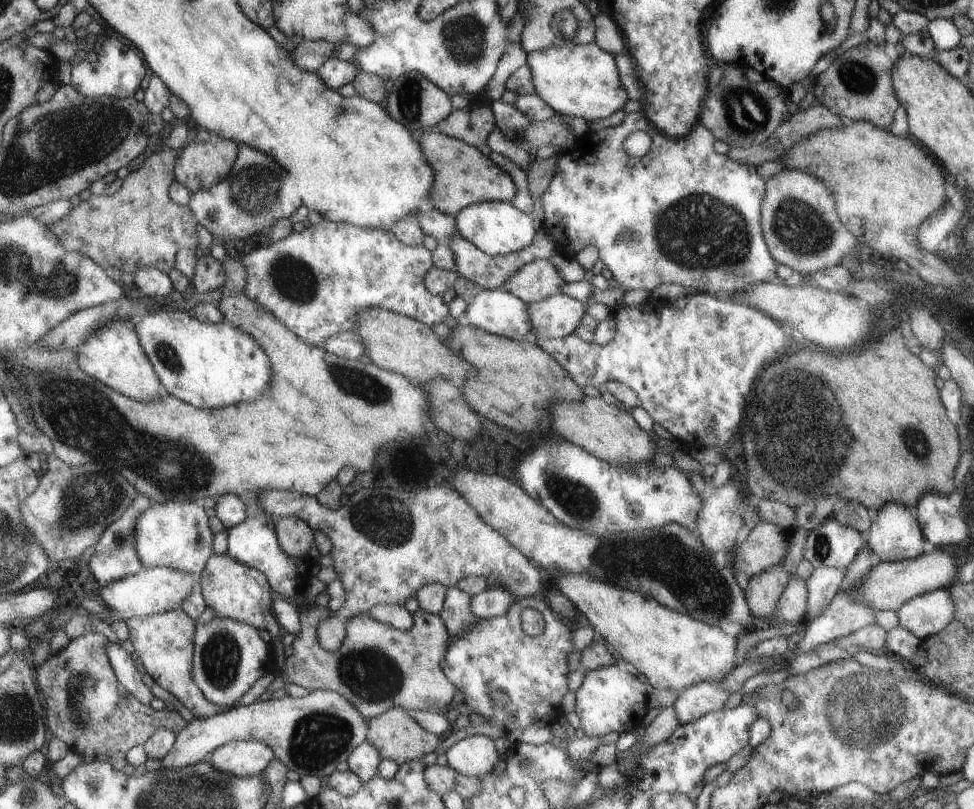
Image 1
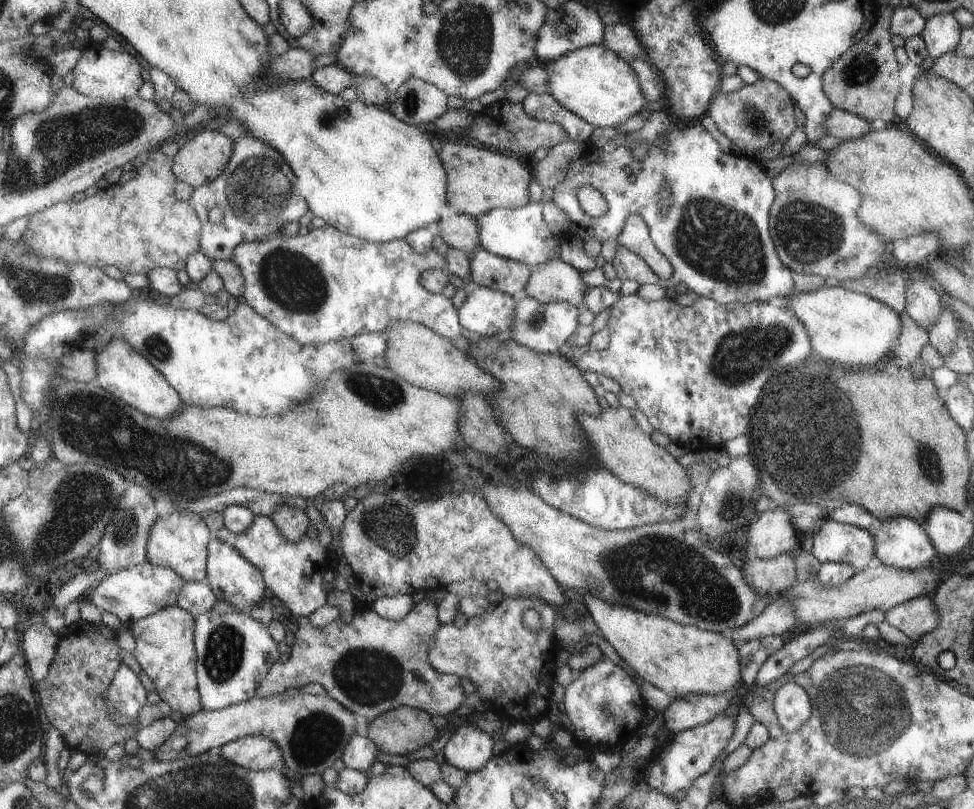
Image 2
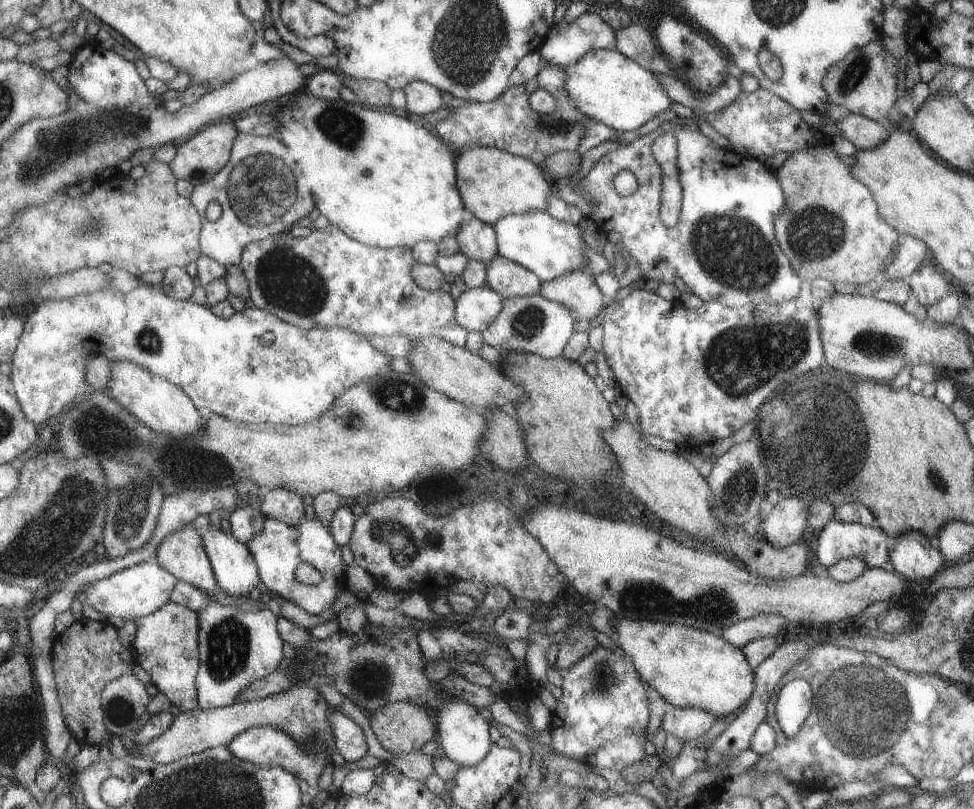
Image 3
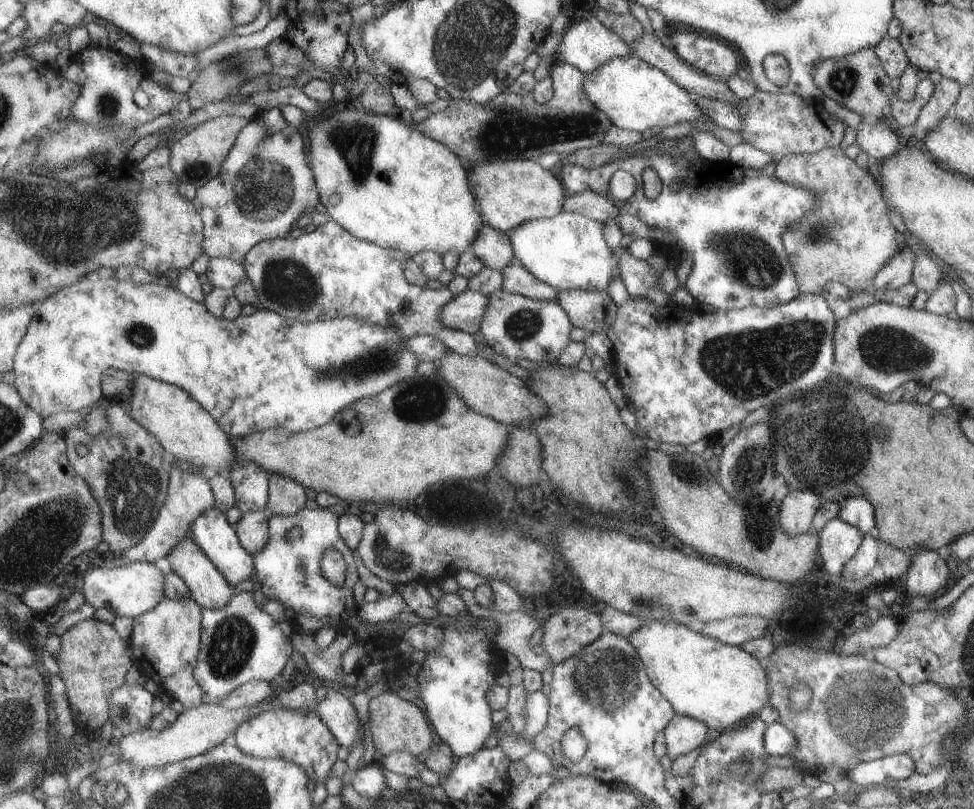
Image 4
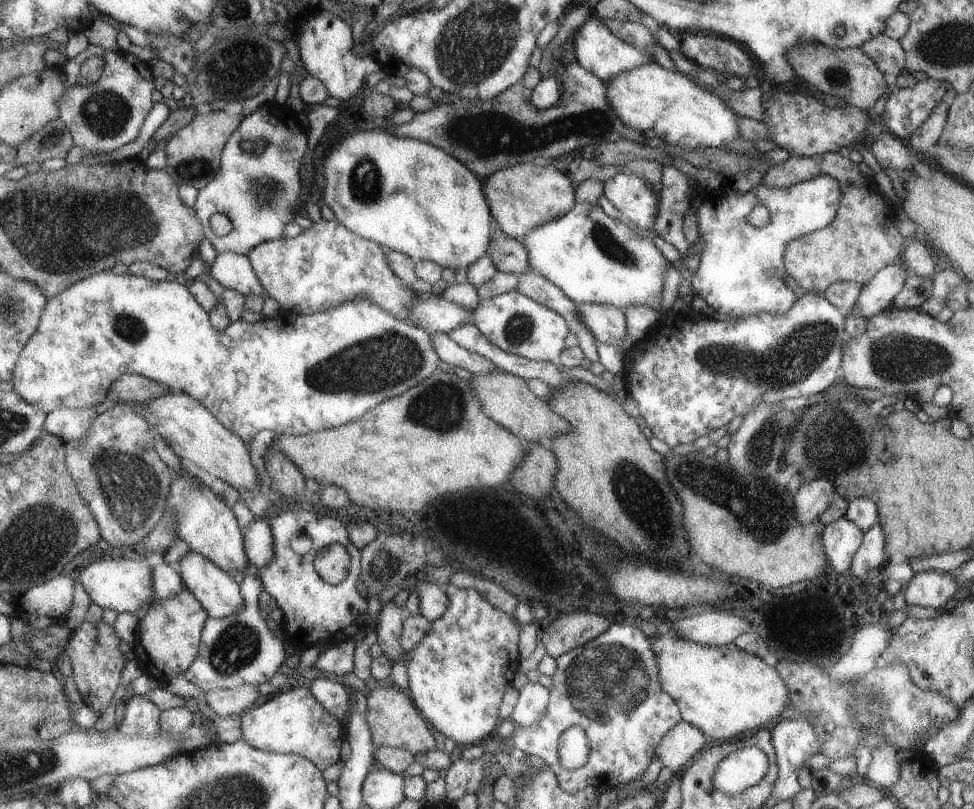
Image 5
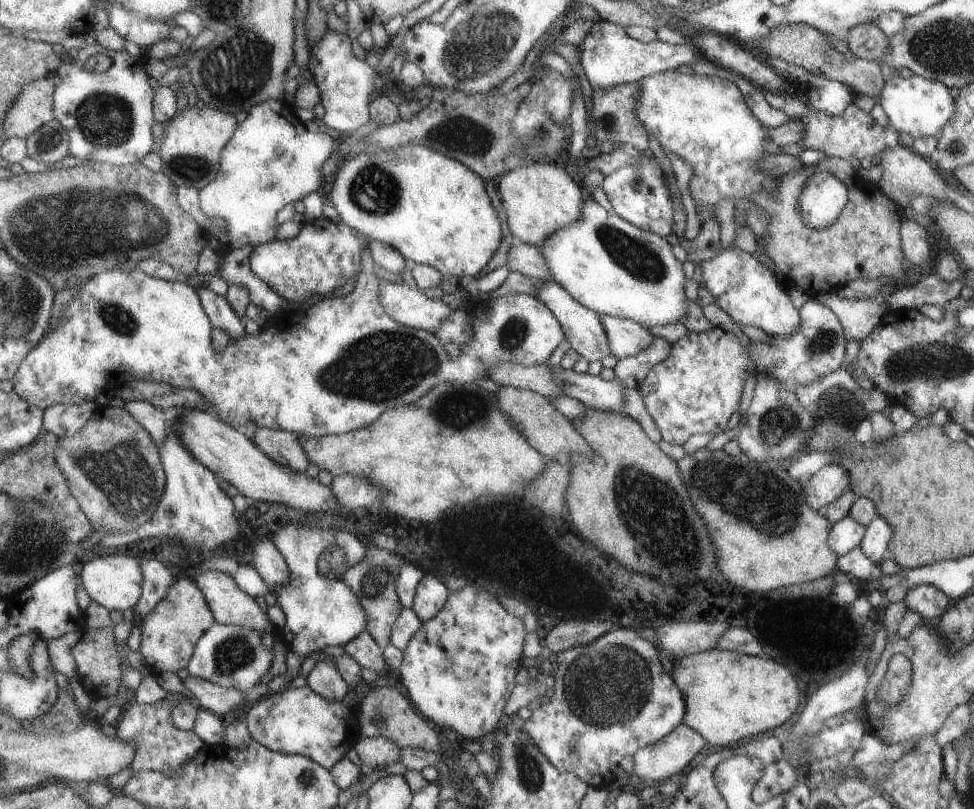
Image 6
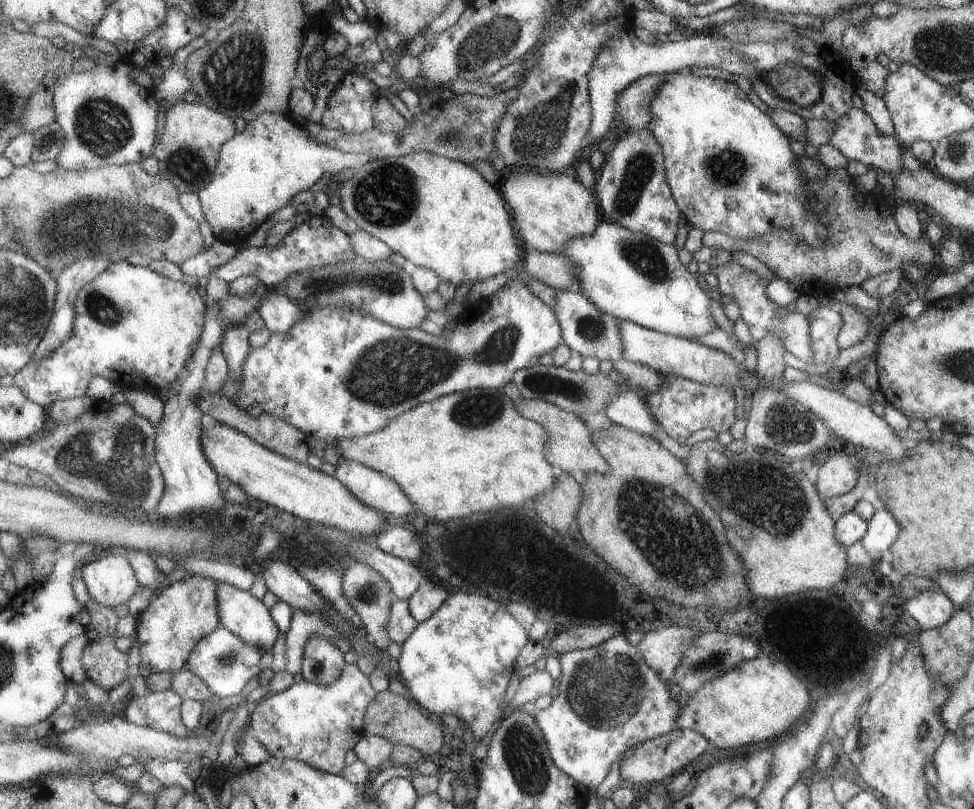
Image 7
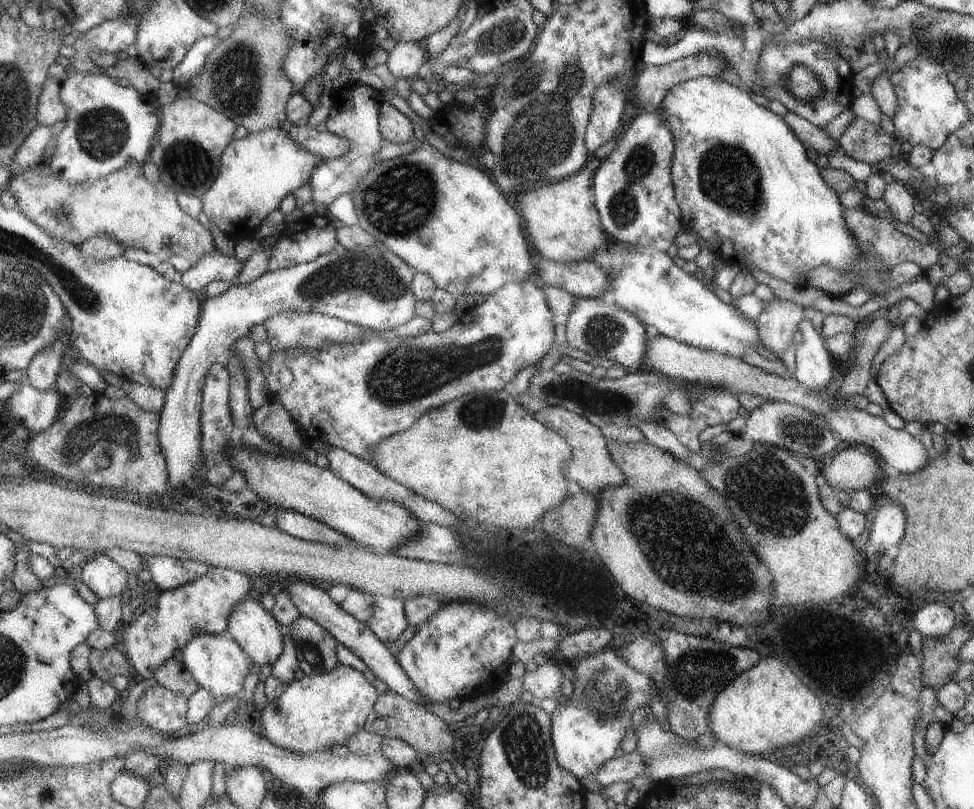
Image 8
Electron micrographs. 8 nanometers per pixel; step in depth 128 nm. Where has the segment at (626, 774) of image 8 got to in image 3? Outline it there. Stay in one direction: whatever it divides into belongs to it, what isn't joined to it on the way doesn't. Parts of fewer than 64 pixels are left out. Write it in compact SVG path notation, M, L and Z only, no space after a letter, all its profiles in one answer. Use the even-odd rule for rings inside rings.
M671 707L661 718L661 728L666 734L685 742L703 736L715 722L716 716L697 707Z

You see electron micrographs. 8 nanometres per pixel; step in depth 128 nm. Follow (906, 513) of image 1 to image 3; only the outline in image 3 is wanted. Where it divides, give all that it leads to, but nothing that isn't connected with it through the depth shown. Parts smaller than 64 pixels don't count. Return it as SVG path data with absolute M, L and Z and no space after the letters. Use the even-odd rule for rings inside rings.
M907 531L895 537L888 552L893 572L919 587L928 583L947 564L939 554L935 538L927 538L917 531Z

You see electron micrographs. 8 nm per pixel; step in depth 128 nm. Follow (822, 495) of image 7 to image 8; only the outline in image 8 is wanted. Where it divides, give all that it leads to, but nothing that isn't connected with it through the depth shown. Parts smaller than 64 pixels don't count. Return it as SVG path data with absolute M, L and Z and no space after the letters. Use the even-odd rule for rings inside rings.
M850 445L833 456L829 464L820 467L819 474L831 488L838 491L867 490L884 472L871 454Z

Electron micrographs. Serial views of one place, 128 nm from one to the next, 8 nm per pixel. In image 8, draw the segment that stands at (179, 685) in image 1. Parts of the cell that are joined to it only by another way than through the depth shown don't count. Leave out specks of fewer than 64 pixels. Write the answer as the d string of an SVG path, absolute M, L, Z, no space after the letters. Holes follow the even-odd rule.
M211 569L205 576L198 578L196 581L179 585L174 589L164 590L150 607L147 606L139 612L132 623L128 625L121 624L117 631L108 631L104 628L95 629L87 637L86 643L92 649L105 650L109 647L118 646L130 657L131 664L137 675L142 678L155 676L156 672L170 661L173 661L177 652L183 650L190 642L199 635L200 632L209 634L221 634L229 628L230 616L234 608L242 603L243 599L249 597L253 583L249 581L249 576L229 569Z

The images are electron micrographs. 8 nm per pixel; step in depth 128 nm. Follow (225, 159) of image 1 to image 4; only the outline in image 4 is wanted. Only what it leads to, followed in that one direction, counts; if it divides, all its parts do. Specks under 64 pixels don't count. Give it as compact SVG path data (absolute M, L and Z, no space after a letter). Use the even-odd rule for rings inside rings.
M219 115L194 126L181 139L170 142L172 157L170 167L180 178L181 183L191 183L197 188L205 186L222 171L225 159L230 155L239 133L249 124L249 119L237 115Z

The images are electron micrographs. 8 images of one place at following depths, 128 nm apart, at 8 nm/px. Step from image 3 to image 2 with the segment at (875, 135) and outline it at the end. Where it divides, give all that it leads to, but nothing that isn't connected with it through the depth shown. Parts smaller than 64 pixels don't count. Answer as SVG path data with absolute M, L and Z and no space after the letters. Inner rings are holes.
M832 108L823 119L824 134L833 136L839 141L859 138L871 129L870 123L857 115L845 112L841 109Z

